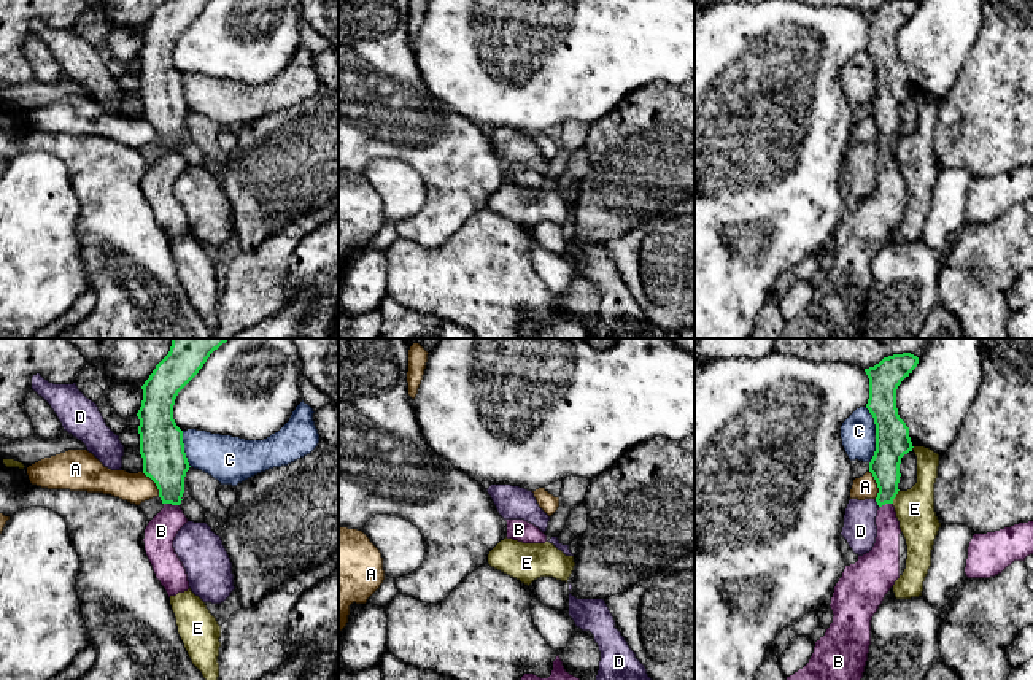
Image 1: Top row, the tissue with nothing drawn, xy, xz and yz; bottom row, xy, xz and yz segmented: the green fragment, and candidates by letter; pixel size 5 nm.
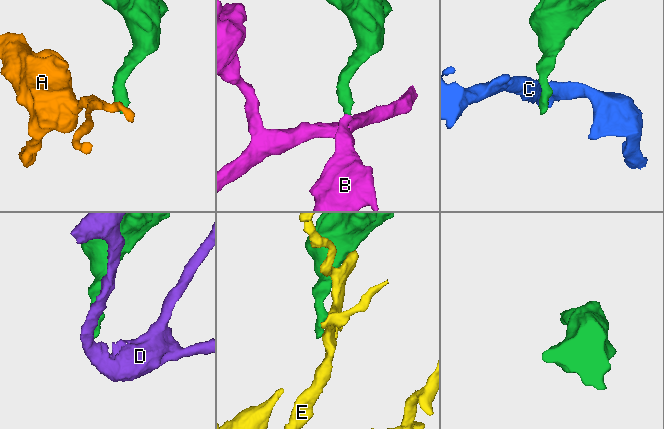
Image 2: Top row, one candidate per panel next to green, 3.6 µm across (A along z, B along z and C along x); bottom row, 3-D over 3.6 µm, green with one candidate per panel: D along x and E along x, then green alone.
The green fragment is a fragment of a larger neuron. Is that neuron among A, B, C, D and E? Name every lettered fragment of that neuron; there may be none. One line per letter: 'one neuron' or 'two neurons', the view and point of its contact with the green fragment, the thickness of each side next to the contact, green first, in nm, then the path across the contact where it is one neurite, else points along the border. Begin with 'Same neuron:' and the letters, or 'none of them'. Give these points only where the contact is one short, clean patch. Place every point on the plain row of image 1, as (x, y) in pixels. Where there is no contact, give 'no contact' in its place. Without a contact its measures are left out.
Same neuron: B
A: two neurons | yz (878, 129) | 180/120 nm | along yz (870, 115), (878, 132), (876, 142)
B: one neuron | xy (172, 148) | 220/160 nm | across xy (164, 105), (170, 124), (172, 148), (172, 161), (161, 175)
C: two neurons | yz (876, 80) | 180/180 nm | along yz (865, 51), (874, 69), (874, 99), (870, 107)
D: two neurons | yz (876, 145) | 150/170 nm | along yz (874, 143), (879, 150)
E: two neurons | yz (895, 140) | 160/190 nm

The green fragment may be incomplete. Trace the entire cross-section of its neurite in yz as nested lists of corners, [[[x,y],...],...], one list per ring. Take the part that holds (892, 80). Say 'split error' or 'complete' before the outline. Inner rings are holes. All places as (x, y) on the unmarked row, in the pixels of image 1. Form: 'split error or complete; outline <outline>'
split error; outline [[[888,0],[865,13],[869,22],[866,52],[876,68],[876,95],[869,106],[879,137],[872,194],[845,210],[831,241],[833,267],[815,286],[809,307],[787,321],[777,338],[860,338],[871,289],[871,264],[885,238],[903,219],[906,183],[893,151],[901,102],[912,95],[909,71],[896,52],[896,33],[917,11],[917,0]]]

